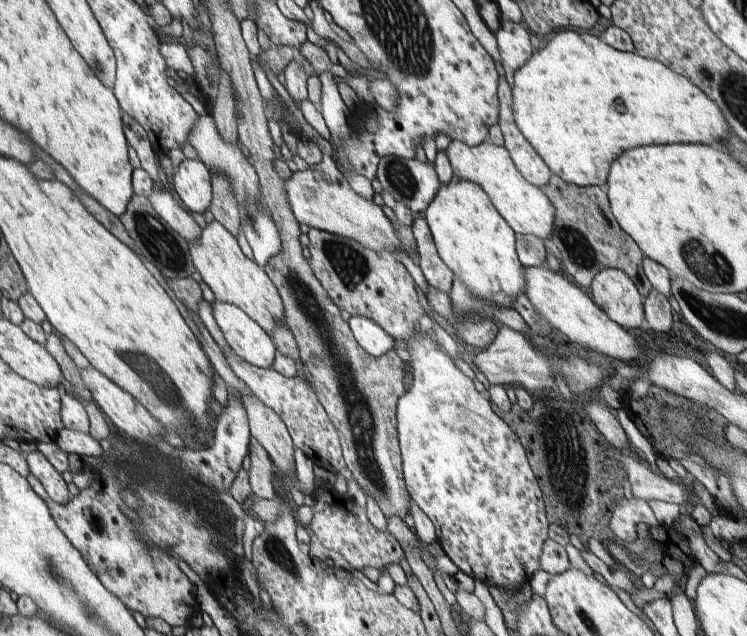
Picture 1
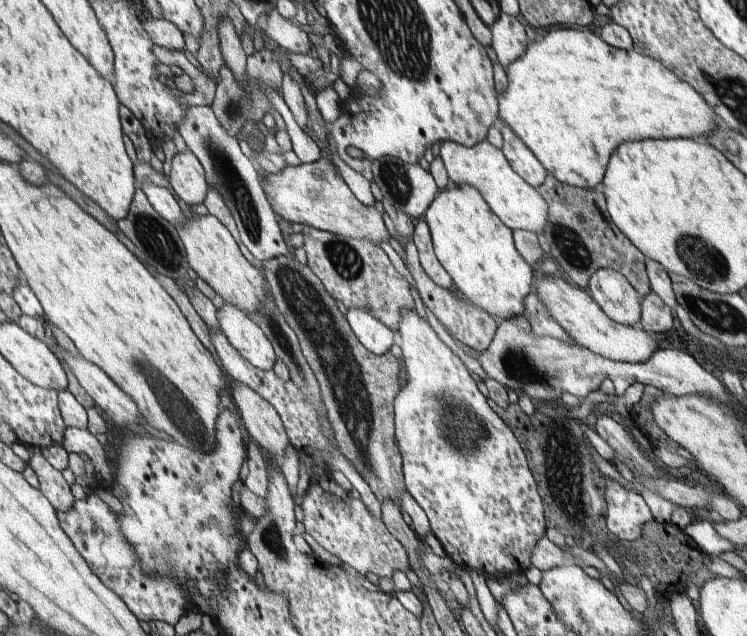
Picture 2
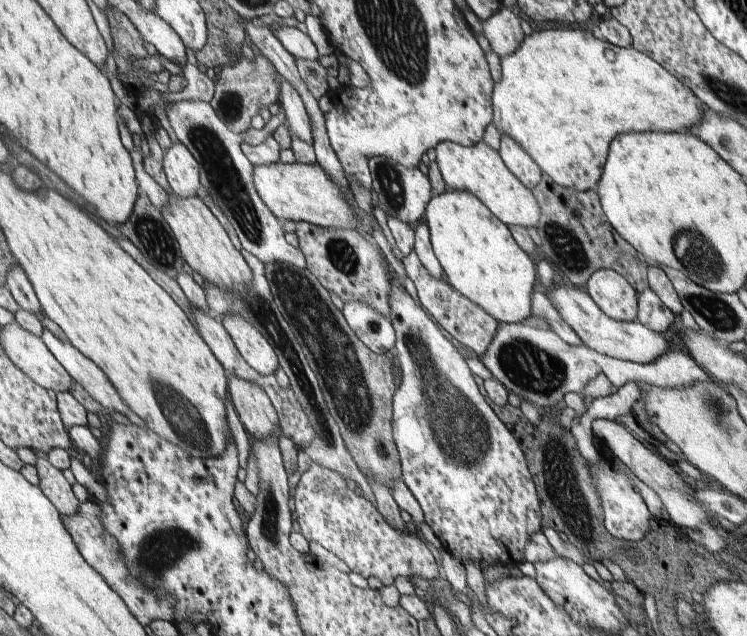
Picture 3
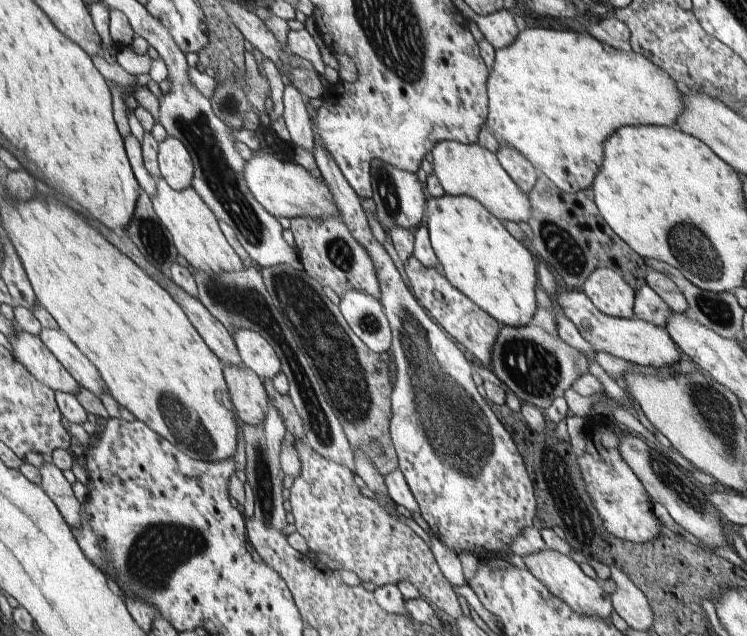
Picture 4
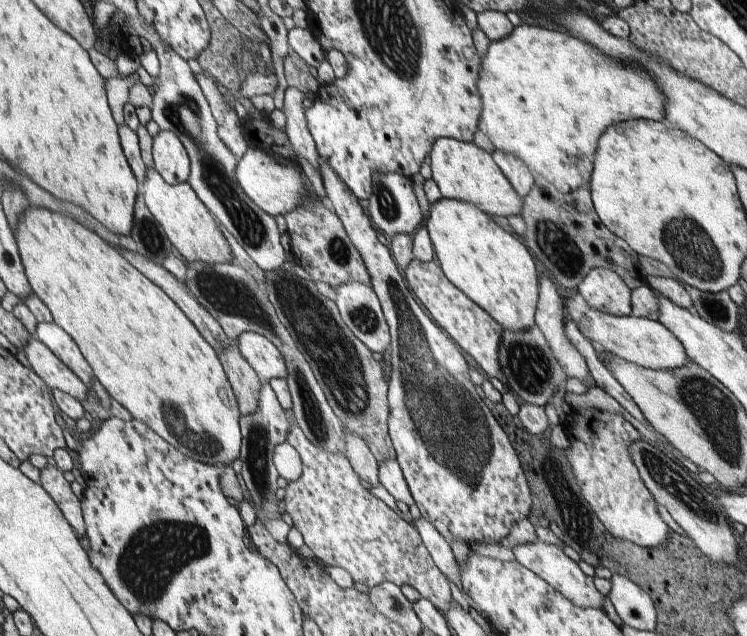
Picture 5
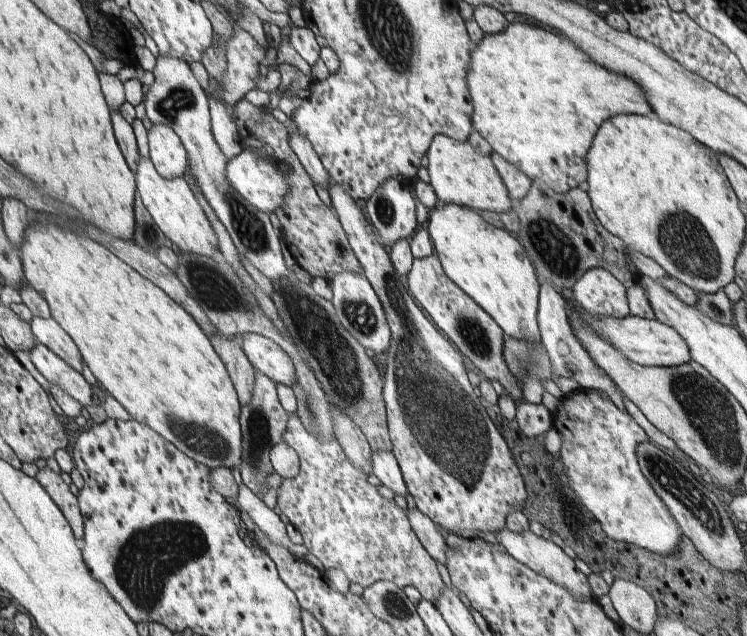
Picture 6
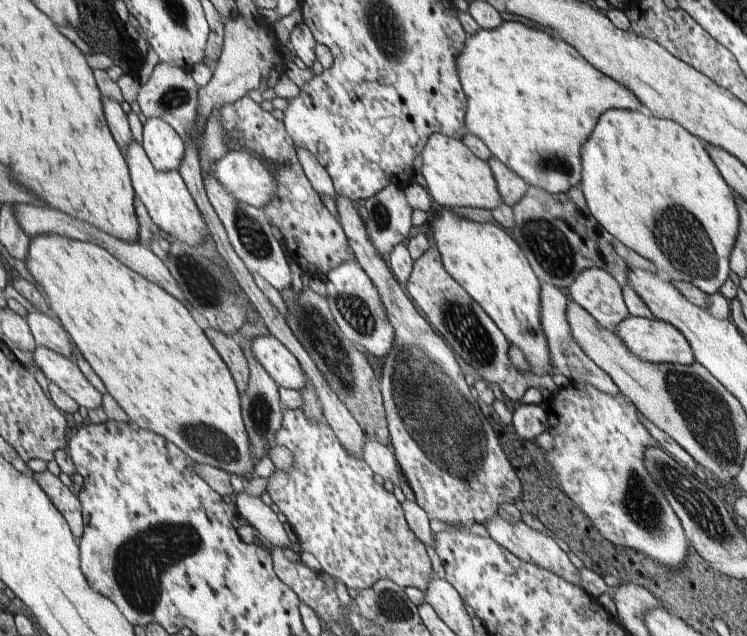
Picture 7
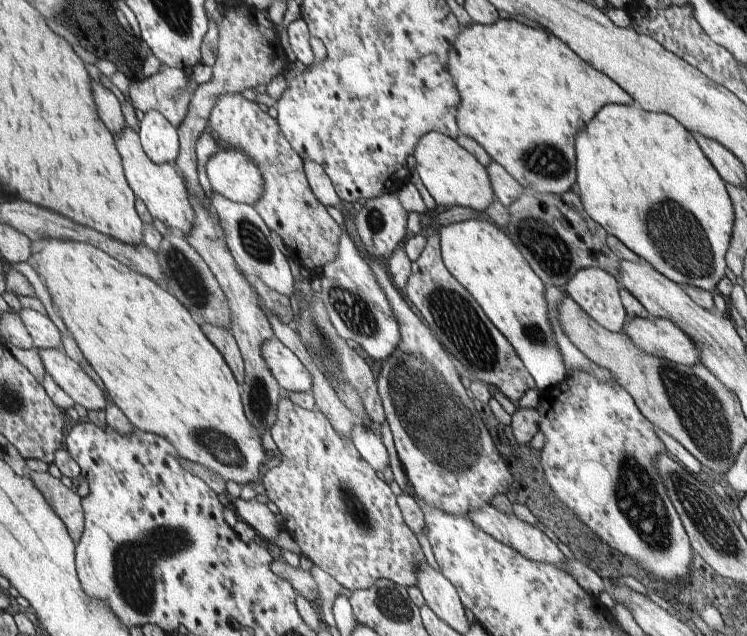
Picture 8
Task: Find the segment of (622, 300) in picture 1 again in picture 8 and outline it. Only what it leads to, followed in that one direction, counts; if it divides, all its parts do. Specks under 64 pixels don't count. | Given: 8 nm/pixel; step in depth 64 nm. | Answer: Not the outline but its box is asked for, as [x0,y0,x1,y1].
[565,267,626,333]

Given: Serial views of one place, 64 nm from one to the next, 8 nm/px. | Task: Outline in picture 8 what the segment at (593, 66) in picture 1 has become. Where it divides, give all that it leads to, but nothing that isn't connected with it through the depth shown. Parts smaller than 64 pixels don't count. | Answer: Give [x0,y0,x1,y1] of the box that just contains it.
[447,20,634,194]

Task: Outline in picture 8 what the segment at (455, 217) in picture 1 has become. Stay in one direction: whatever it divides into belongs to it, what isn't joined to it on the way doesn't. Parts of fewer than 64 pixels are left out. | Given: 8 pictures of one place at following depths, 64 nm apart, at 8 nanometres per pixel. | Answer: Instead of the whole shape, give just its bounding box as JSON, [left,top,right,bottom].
[440,220,568,392]

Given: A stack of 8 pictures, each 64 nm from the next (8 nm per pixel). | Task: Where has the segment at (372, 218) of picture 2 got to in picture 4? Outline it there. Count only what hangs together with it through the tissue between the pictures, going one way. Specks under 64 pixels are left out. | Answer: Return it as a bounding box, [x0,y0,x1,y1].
[244,151,340,218]

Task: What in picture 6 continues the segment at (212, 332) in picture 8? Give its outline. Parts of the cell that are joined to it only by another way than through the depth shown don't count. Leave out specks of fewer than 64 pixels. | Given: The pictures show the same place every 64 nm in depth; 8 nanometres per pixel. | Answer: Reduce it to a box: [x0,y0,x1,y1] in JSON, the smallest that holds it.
[209,334,256,406]

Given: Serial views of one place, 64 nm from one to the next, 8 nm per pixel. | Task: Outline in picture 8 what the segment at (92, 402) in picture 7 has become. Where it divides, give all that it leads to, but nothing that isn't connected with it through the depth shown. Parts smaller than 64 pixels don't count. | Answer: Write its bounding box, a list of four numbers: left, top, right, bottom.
[40,348,105,410]

